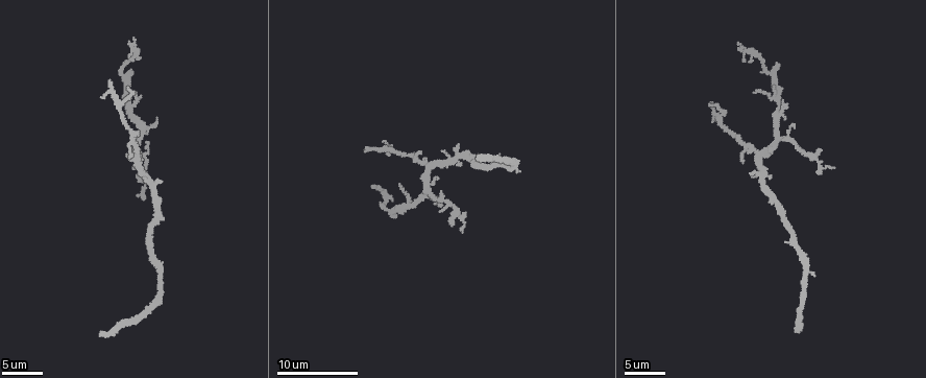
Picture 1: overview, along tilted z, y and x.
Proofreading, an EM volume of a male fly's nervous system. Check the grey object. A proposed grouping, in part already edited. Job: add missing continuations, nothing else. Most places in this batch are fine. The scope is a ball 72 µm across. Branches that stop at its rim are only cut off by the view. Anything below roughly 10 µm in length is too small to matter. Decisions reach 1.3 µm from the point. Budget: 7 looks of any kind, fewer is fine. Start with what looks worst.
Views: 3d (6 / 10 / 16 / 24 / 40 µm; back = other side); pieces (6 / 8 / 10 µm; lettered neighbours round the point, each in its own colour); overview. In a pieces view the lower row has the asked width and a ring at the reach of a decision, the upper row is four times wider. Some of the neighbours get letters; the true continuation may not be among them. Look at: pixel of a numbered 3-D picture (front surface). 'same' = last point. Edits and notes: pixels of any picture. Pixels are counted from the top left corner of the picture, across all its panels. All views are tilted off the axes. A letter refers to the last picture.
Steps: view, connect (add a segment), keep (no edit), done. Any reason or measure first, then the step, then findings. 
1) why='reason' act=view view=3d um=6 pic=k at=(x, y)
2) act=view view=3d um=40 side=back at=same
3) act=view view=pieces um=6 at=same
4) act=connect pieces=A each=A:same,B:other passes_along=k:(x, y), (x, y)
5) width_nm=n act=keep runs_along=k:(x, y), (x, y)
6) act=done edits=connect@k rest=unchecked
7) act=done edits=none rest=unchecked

why='an open end' act=view view=3d um=10 pic=1 at=(452, 222)

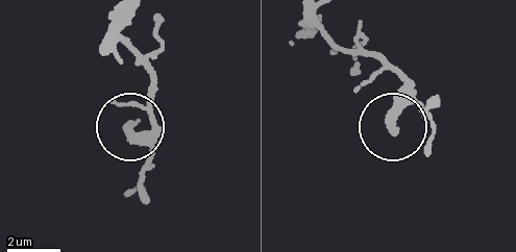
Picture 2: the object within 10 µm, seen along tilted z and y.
why='see the neighbours' act=view view=pieces um=8 pic=2 at=(131, 125)

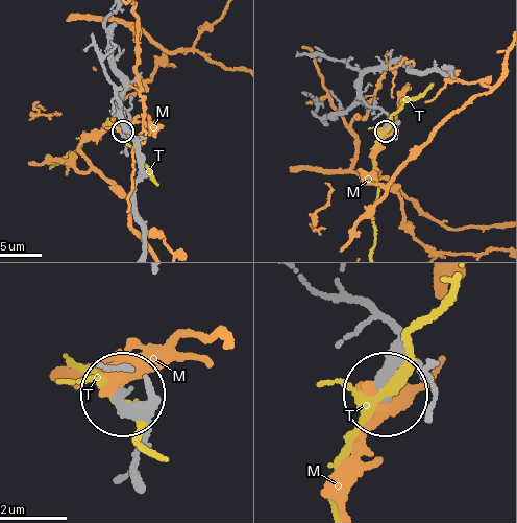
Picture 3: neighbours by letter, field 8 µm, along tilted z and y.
act=keep each=M:other,T:other found='none of them fits'

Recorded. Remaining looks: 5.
why='thin end' act=view view=pieces um=10 pic=1 at=(459, 145)

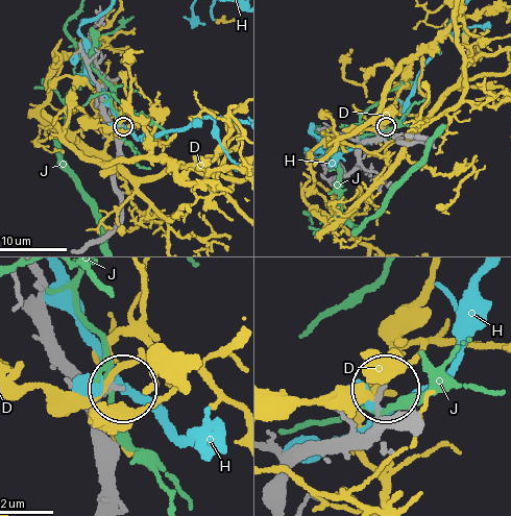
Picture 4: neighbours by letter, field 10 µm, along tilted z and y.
act=keep each=D:other,H:other,J:other found='none of them fits'

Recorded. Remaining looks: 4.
why='branch stops here' act=view view=pieces um=10 pic=1 at=(437, 177)

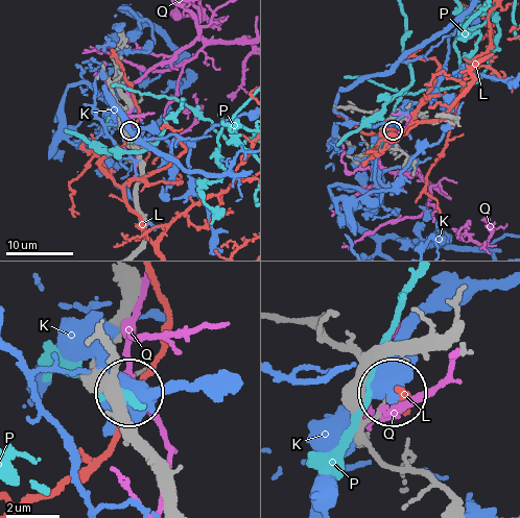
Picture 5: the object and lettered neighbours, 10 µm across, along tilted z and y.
act=keep each=K:other,L:other,P:other,Q:other found='no lettered segment goes on from it'

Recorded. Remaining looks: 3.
why='an open end' act=view view=3d um=10 pic=1 at=(441, 206)

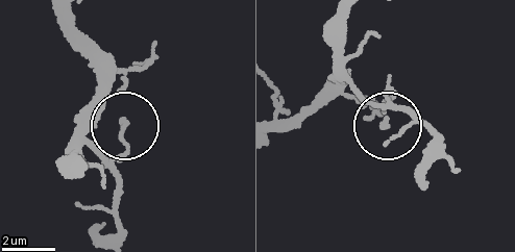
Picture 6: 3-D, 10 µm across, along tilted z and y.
act=view view=pieces um=8 pic=6 at=(385, 122)

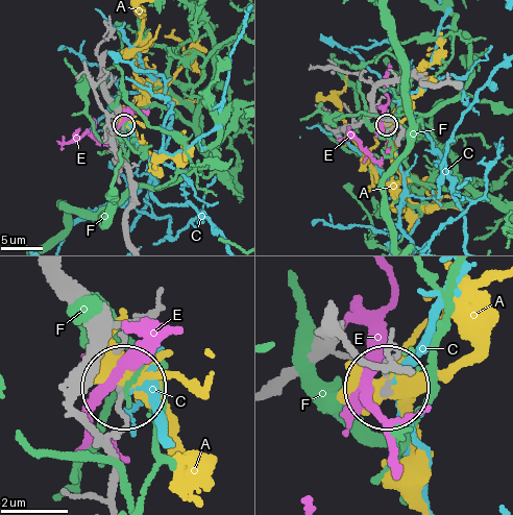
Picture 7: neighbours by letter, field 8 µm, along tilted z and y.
width_nm=140 act=keep each=A:other,C:other,E:other,F:other runs_along=7:(339, 318), (367, 357), (395, 353), (386, 382) found='no lettered segment goes on from it'

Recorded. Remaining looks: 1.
act=done edits=none rest=unchecked

